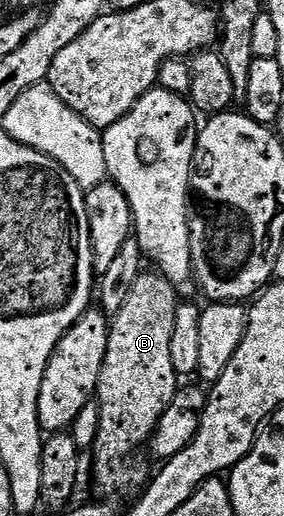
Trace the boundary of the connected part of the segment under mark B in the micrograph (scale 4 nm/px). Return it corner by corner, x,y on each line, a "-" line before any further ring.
142,272
137,276
132,292
110,323
109,348
99,377
97,401
101,412
101,428
97,432
93,455
95,454
95,482
107,494
127,490
130,486
142,487
148,481
149,474
139,467
134,454
138,452
139,446
146,447
150,443
161,416
169,408
173,396
181,389
180,375
176,374
173,360
169,357
173,324
177,308
181,305
180,291
163,274
150,273

